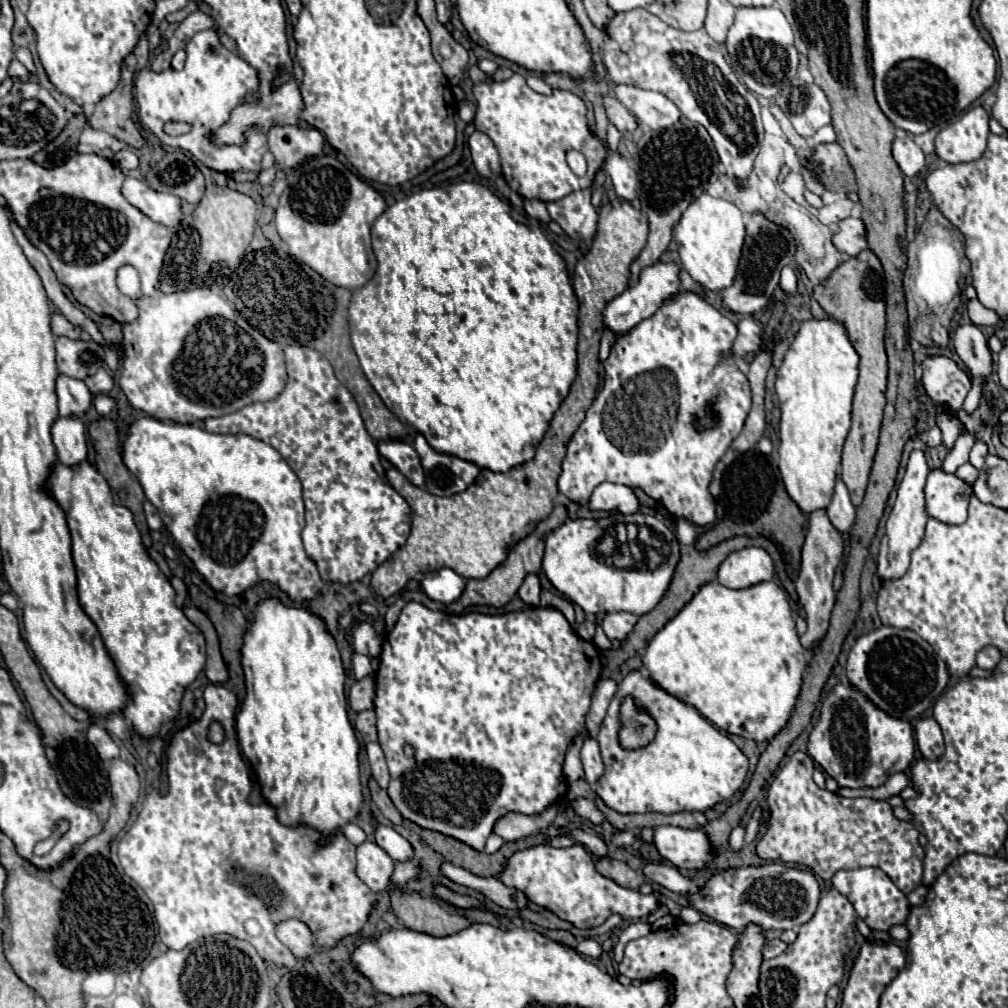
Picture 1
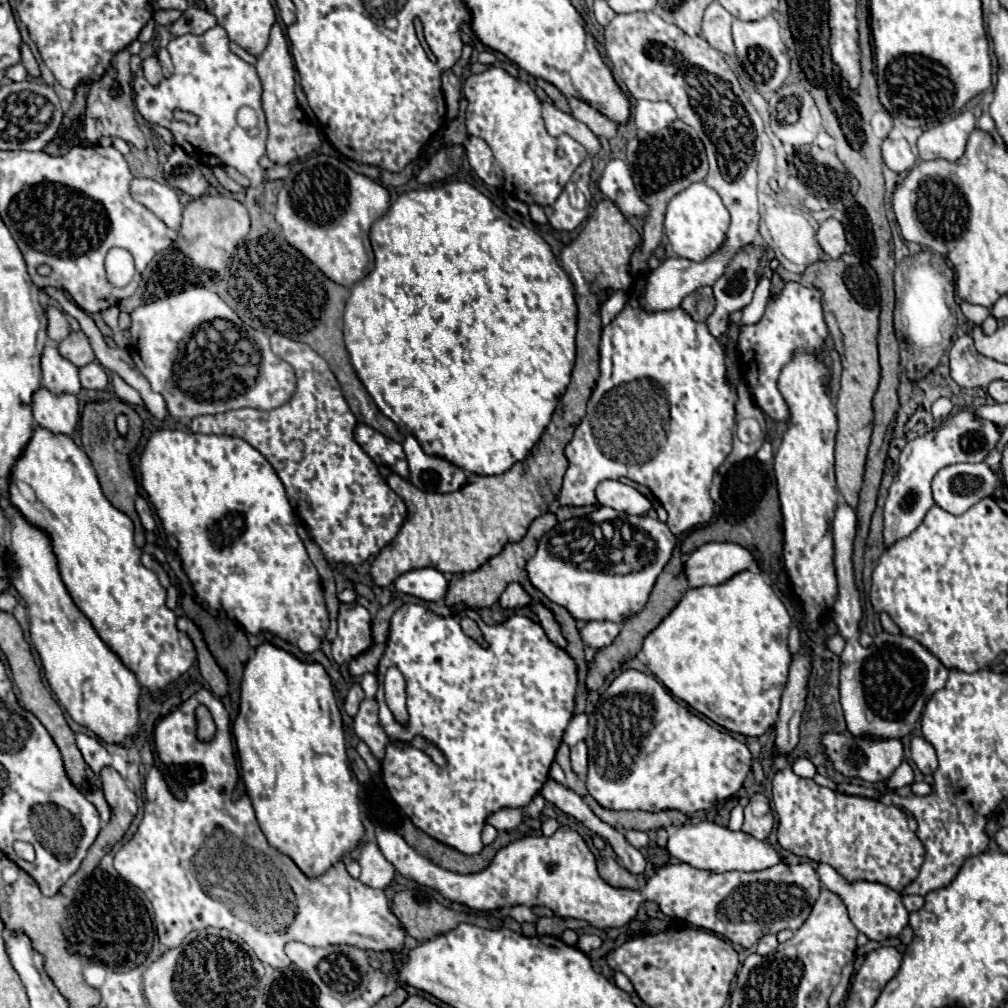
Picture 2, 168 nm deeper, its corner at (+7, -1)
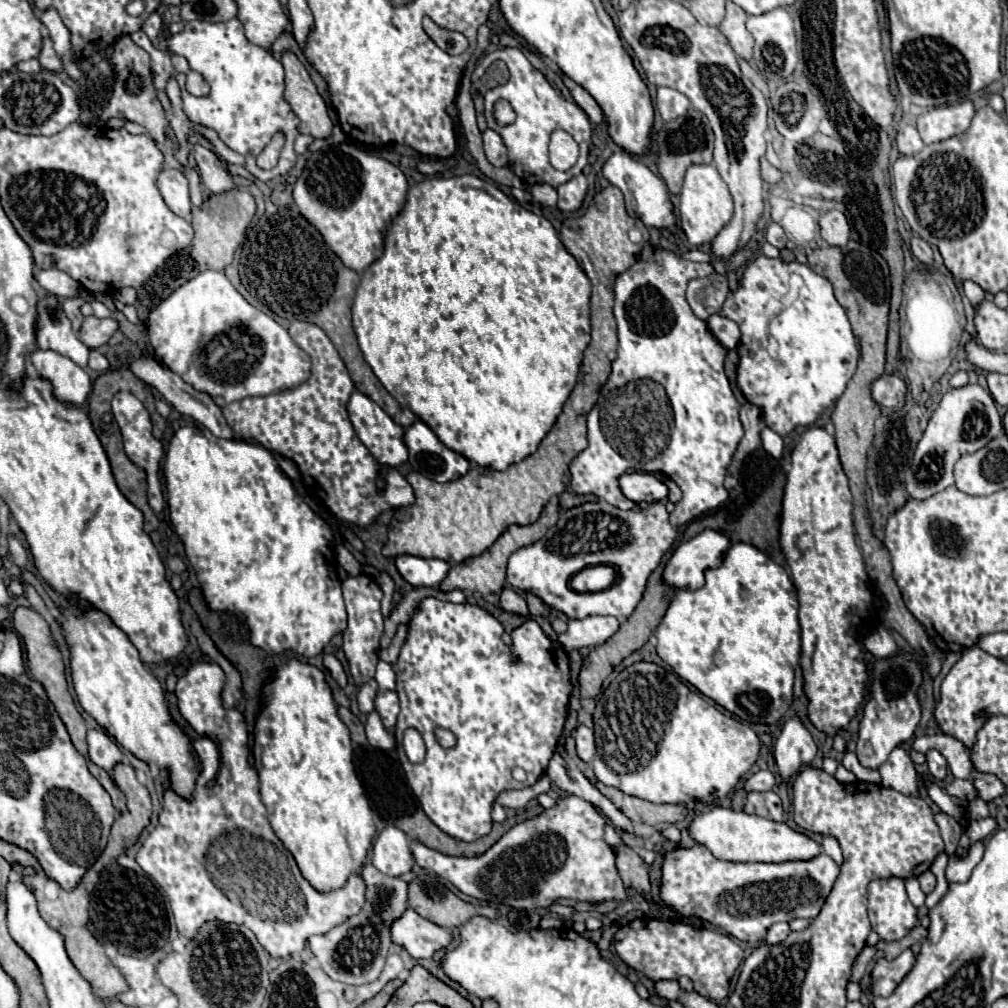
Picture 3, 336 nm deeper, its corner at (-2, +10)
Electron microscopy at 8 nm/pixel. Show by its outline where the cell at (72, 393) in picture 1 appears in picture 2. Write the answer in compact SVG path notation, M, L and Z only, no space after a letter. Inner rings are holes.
M47 344L43 348L41 382L45 388L49 388L53 392L79 394L79 390L81 390L75 364L71 364L67 358L59 356L57 346L51 346L51 344Z

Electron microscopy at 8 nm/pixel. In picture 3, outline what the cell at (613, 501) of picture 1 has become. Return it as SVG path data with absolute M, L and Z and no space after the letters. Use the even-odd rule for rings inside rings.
M624 473L618 479L622 493L634 503L656 503L664 501L668 489L650 473Z

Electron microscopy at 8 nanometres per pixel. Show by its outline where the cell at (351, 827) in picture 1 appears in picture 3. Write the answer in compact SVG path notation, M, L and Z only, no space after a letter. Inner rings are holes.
M366 863L362 867L360 875L364 877L364 883L368 885L366 905L360 911L360 915L348 919L344 925L328 931L324 935L308 937L308 947L316 955L322 969L328 973L328 977L332 977L340 983L346 983L346 985L366 985L380 977L380 973L384 969L384 959L386 959L388 947L390 947L390 937L388 937L390 923L396 917L400 917L400 913L404 913L404 909L408 907L408 899L406 899L408 885L402 879L380 873L372 863ZM344 937L346 937L346 953L356 953L356 969L352 969L352 967L344 969L336 961L336 951L338 951L338 945L344 941Z

